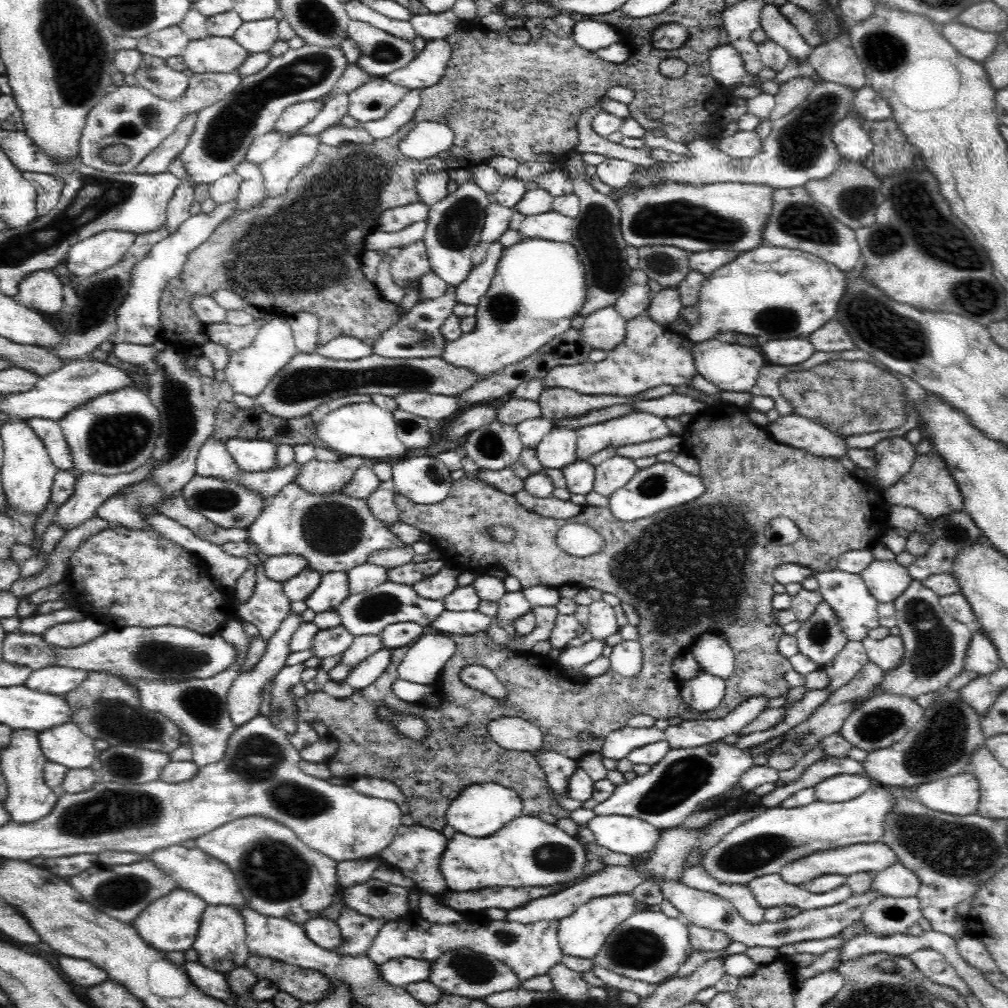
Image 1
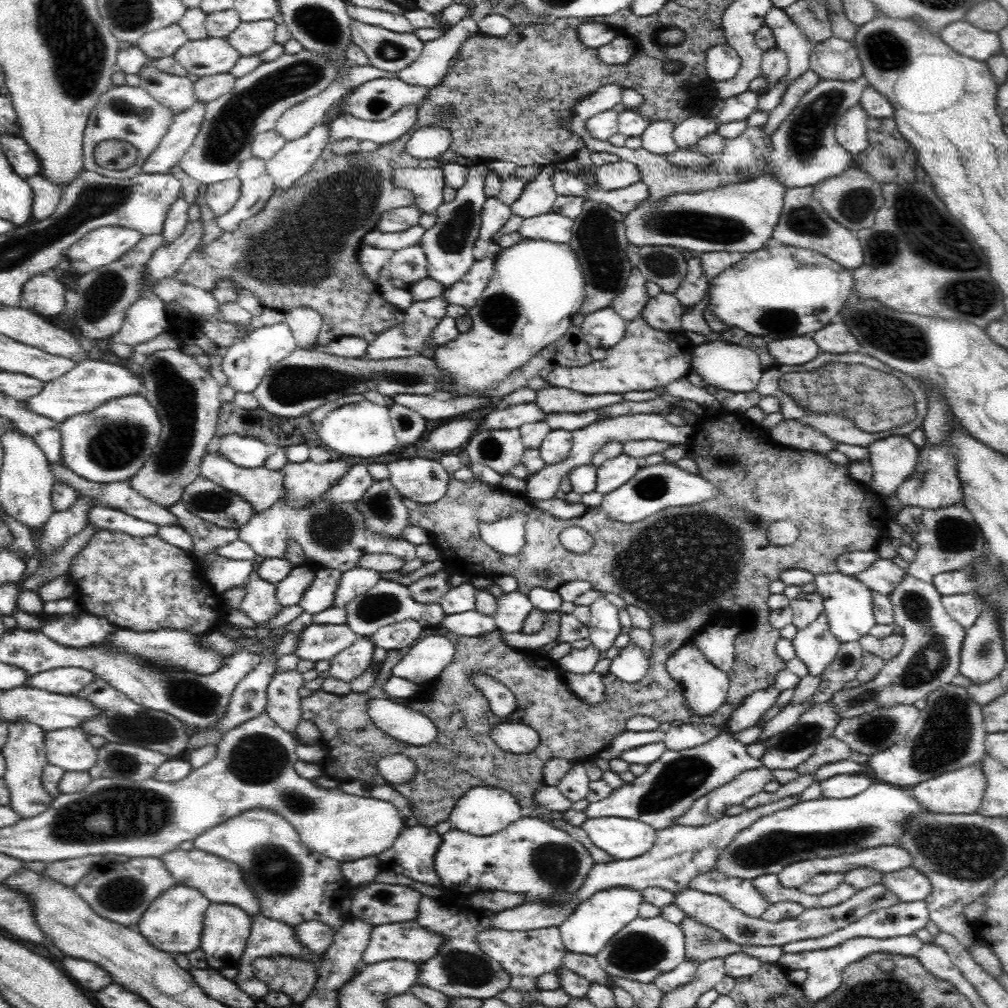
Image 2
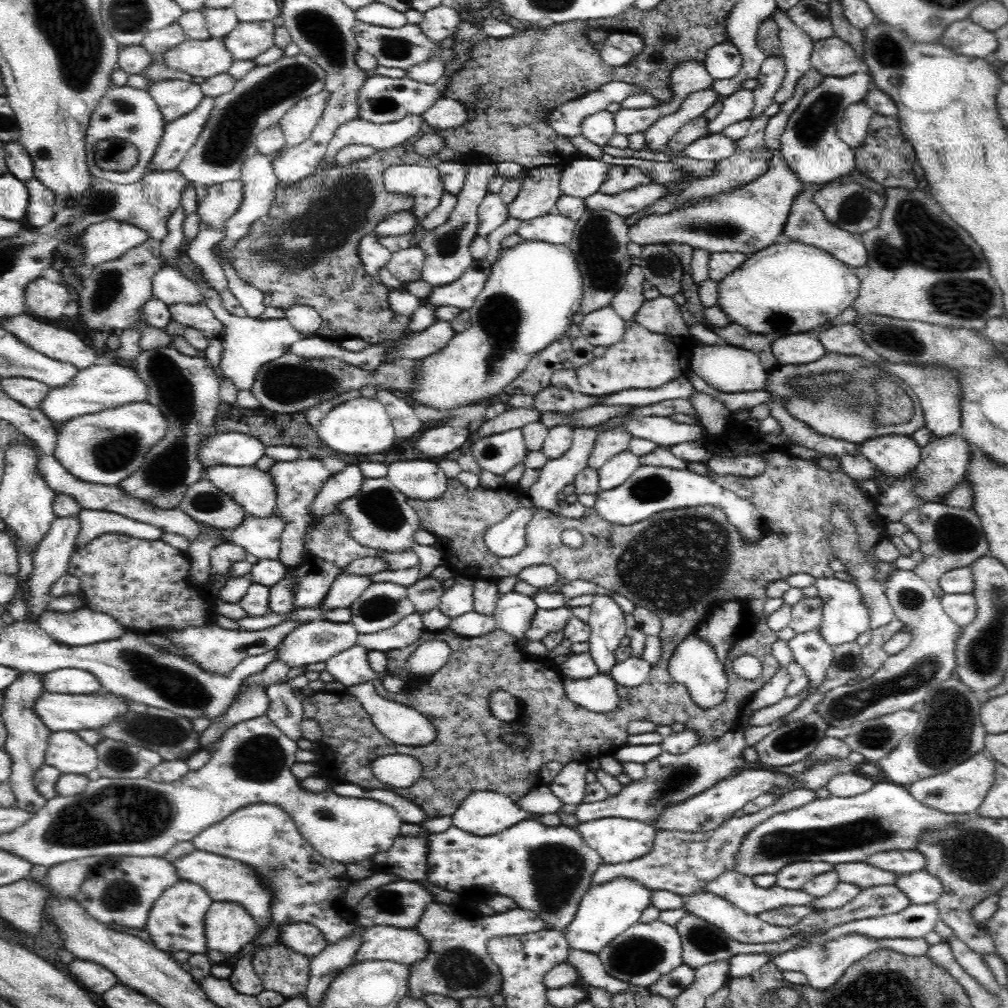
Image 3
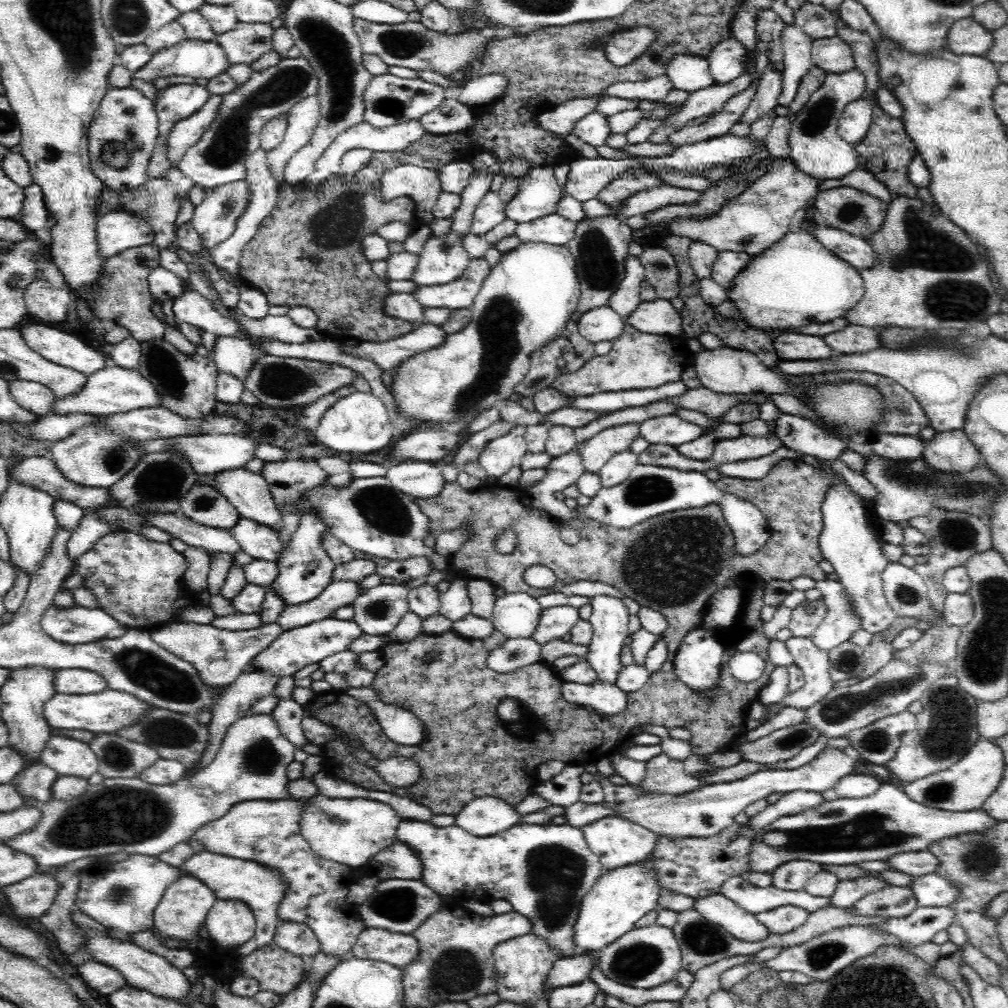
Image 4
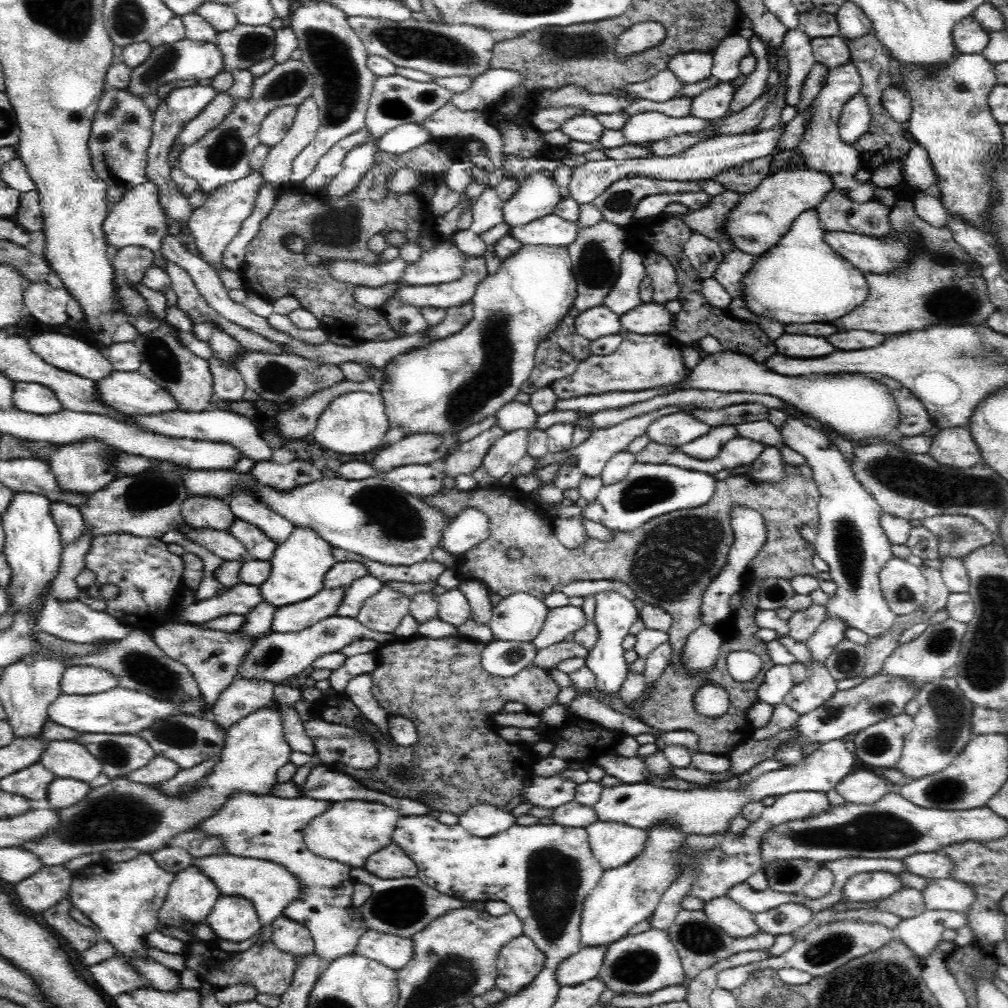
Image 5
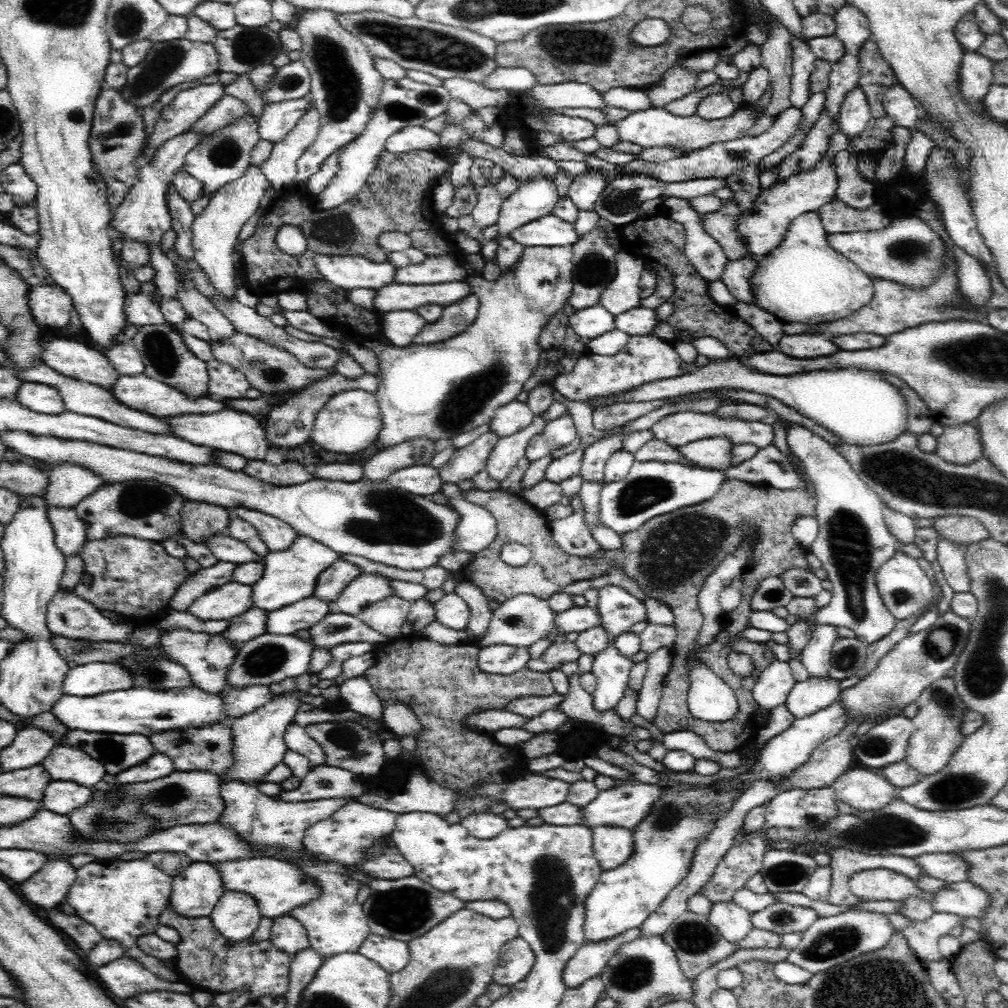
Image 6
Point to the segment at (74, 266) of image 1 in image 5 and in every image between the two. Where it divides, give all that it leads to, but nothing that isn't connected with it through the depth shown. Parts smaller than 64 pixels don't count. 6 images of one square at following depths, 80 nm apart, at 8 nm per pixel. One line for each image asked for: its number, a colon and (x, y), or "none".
2: (106, 244)
3: (108, 240)
4: (119, 230)
5: (138, 219)

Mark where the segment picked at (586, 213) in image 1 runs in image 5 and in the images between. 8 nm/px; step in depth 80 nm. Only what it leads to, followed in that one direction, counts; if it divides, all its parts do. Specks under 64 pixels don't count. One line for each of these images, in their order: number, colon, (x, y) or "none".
2: (599, 238)
3: (600, 242)
4: (600, 248)
5: (596, 255)

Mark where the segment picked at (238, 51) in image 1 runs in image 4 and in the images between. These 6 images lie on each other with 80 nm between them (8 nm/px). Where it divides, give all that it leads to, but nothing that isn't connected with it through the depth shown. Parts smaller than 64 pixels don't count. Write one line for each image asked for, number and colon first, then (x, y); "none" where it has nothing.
2: (210, 56)
3: (207, 58)
4: (198, 59)

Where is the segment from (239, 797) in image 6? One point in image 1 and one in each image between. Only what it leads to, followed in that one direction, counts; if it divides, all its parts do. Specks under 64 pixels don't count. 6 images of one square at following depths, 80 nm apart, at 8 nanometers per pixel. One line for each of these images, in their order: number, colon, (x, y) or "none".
1: (279, 876)
2: (294, 884)
3: (306, 887)
4: (265, 831)
5: (252, 825)

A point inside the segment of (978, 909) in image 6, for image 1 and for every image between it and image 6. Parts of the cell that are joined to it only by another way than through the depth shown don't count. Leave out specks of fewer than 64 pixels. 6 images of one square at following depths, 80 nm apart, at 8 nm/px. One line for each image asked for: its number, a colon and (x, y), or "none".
1: (898, 881)
2: (909, 885)
3: (921, 887)
4: (932, 890)
5: (942, 894)

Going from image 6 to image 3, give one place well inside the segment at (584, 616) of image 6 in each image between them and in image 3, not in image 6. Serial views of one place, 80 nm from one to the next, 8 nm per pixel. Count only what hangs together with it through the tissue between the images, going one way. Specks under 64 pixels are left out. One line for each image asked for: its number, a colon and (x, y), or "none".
3: (544, 622)
4: (556, 622)
5: (560, 622)

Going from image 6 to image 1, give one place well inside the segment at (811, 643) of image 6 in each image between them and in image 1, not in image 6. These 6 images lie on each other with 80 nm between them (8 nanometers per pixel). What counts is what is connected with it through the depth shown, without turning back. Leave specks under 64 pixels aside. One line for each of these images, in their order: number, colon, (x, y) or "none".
1: (847, 594)
2: (847, 602)
3: (845, 617)
4: (839, 623)
5: (821, 644)

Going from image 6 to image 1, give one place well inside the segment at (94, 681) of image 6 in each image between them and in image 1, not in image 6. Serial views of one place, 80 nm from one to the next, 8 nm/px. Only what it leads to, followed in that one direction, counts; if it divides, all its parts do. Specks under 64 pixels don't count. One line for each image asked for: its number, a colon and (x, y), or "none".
1: (54, 679)
2: (70, 680)
3: (62, 681)
4: (68, 681)
5: (83, 679)

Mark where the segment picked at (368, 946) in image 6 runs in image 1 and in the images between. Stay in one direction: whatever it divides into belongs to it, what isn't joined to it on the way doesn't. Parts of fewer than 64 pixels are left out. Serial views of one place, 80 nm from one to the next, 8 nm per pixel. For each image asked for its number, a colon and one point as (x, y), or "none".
1: (530, 950)
2: (408, 941)
3: (378, 943)
4: (398, 950)
5: (390, 950)

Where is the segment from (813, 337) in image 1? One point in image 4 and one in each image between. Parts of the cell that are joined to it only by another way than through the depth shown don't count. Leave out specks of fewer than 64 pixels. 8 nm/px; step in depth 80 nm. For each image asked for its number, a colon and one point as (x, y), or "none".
2: (836, 338)
3: (847, 339)
4: (853, 339)

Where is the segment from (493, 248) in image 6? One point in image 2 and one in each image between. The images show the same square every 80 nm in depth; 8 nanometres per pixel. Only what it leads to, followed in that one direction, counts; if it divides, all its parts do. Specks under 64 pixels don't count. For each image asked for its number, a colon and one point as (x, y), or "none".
2: (538, 196)
3: (540, 190)
4: (538, 194)
5: (538, 194)

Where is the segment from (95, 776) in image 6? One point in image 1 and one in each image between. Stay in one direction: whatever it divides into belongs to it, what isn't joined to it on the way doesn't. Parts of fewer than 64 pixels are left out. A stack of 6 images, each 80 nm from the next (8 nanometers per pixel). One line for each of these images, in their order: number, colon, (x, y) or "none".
1: (67, 745)
2: (68, 749)
3: (65, 751)
4: (68, 757)
5: (65, 759)

